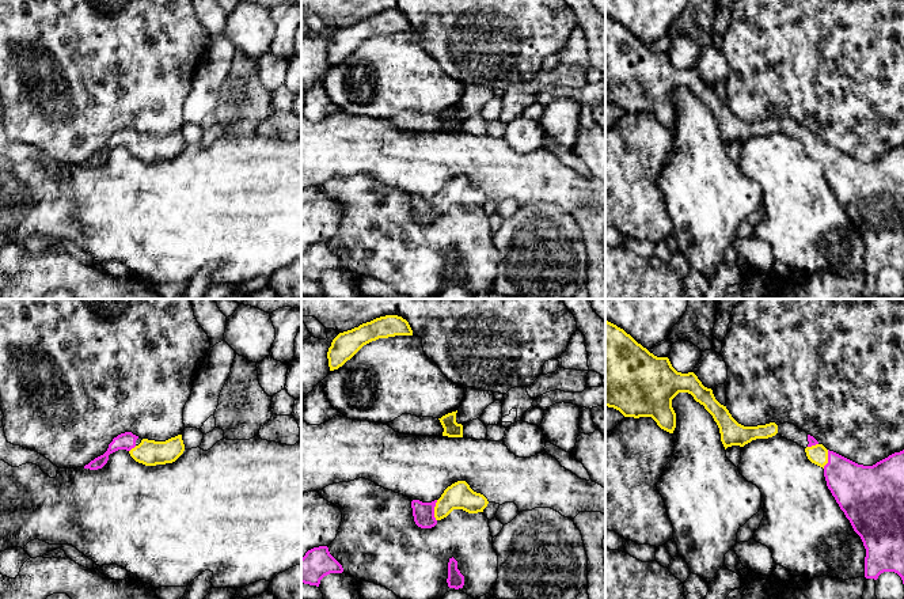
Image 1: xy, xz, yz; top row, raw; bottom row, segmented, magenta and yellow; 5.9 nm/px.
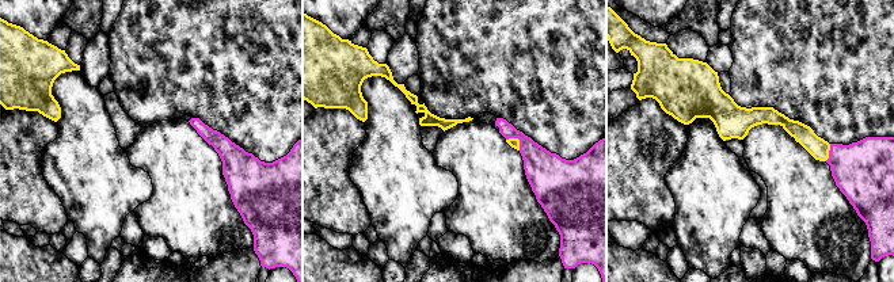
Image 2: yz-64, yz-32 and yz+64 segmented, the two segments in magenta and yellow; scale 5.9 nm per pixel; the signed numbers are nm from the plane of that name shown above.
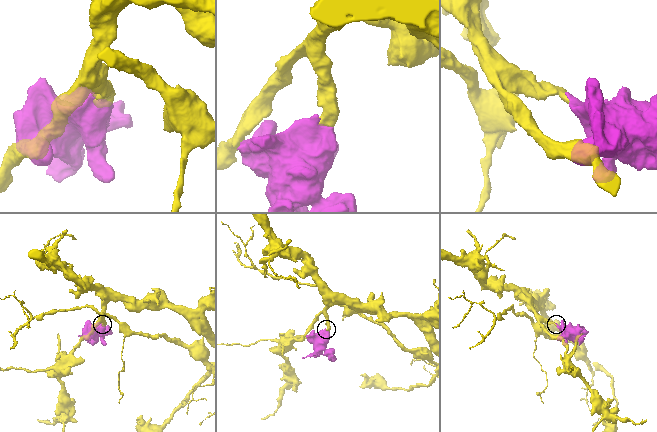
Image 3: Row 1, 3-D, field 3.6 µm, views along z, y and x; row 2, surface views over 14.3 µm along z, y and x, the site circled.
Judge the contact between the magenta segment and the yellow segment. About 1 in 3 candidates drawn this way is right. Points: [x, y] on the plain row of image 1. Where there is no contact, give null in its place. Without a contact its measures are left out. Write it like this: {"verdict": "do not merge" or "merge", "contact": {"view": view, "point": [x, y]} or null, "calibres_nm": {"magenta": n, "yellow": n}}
{"verdict": "merge", "contact": {"view": "xz", "point": [433, 207]}, "calibres_nm": {"magenta": 130, "yellow": 160}}

